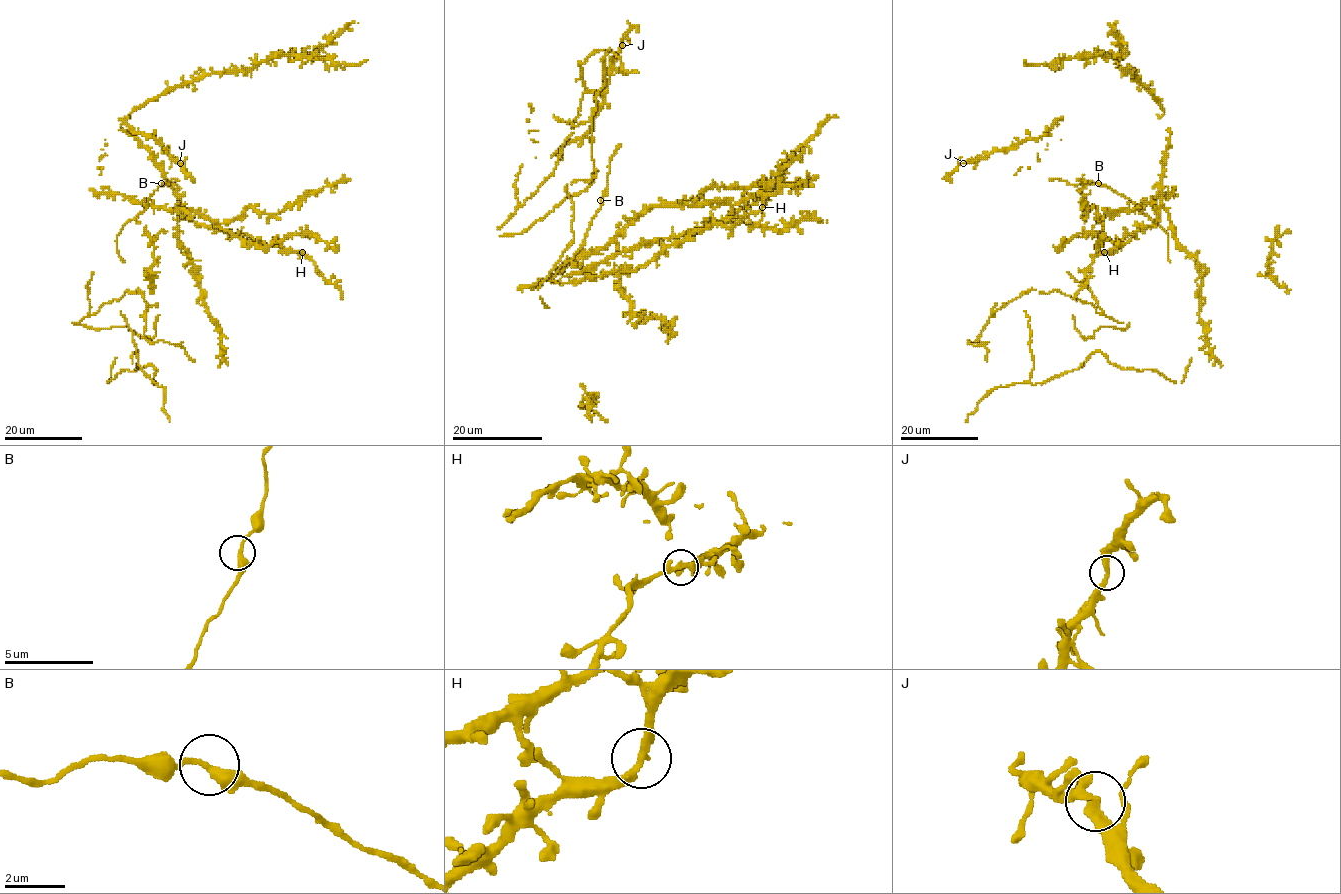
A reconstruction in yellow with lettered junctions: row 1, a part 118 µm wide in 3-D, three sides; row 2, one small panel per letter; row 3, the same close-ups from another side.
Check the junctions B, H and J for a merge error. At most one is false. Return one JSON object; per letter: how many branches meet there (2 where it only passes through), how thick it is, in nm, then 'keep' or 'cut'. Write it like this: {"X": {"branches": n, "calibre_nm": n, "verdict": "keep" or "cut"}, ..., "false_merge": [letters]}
{"B": {"branches": 2, "calibre_nm": 320, "verdict": "keep"}, "H": {"branches": 2, "calibre_nm": 320, "verdict": "keep"}, "J": {"branches": 2, "calibre_nm": 280, "verdict": "keep"}, "false_merge": []}

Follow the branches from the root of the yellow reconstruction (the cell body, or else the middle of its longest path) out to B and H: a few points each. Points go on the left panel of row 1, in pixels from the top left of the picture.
B: (241, 234), (249, 234), (258, 242), (259, 237), (255, 242), (243, 242), (195, 212), (145, 205), (161, 183)
H: (241, 234), (249, 234), (262, 243), (302, 252)

